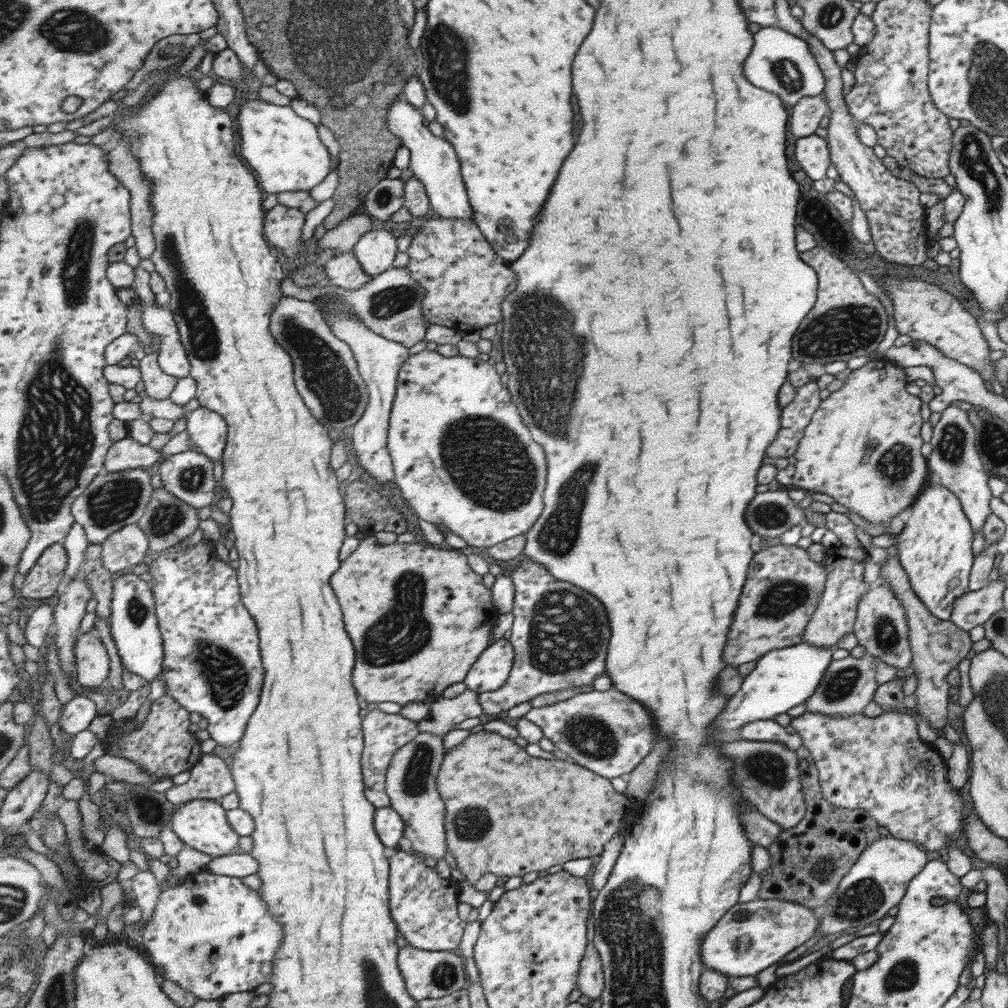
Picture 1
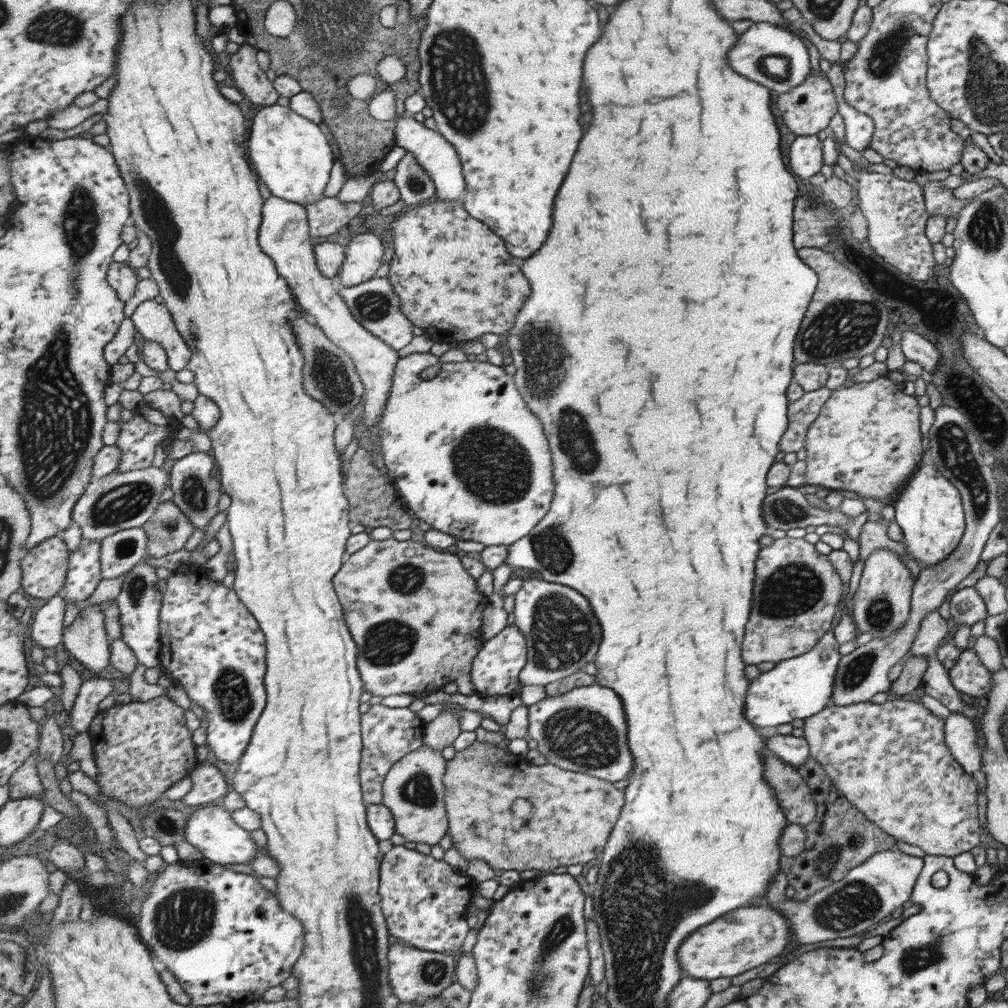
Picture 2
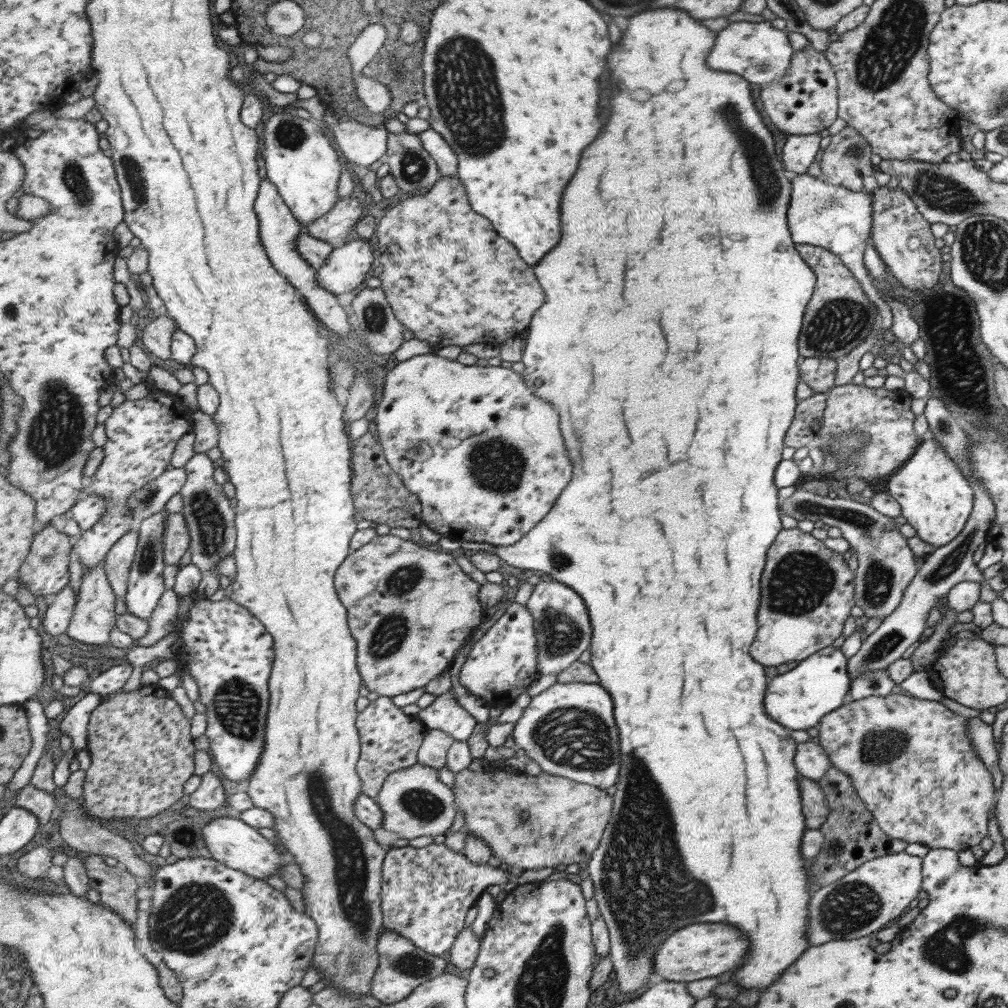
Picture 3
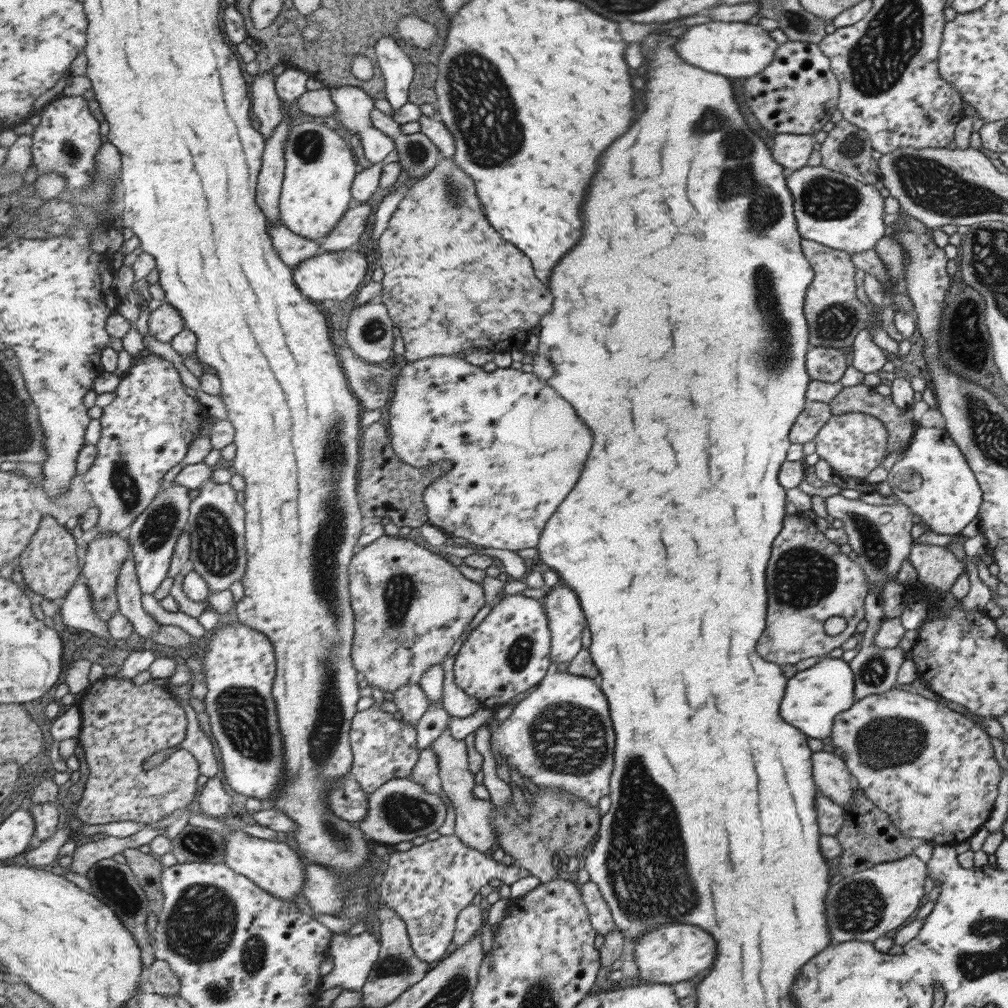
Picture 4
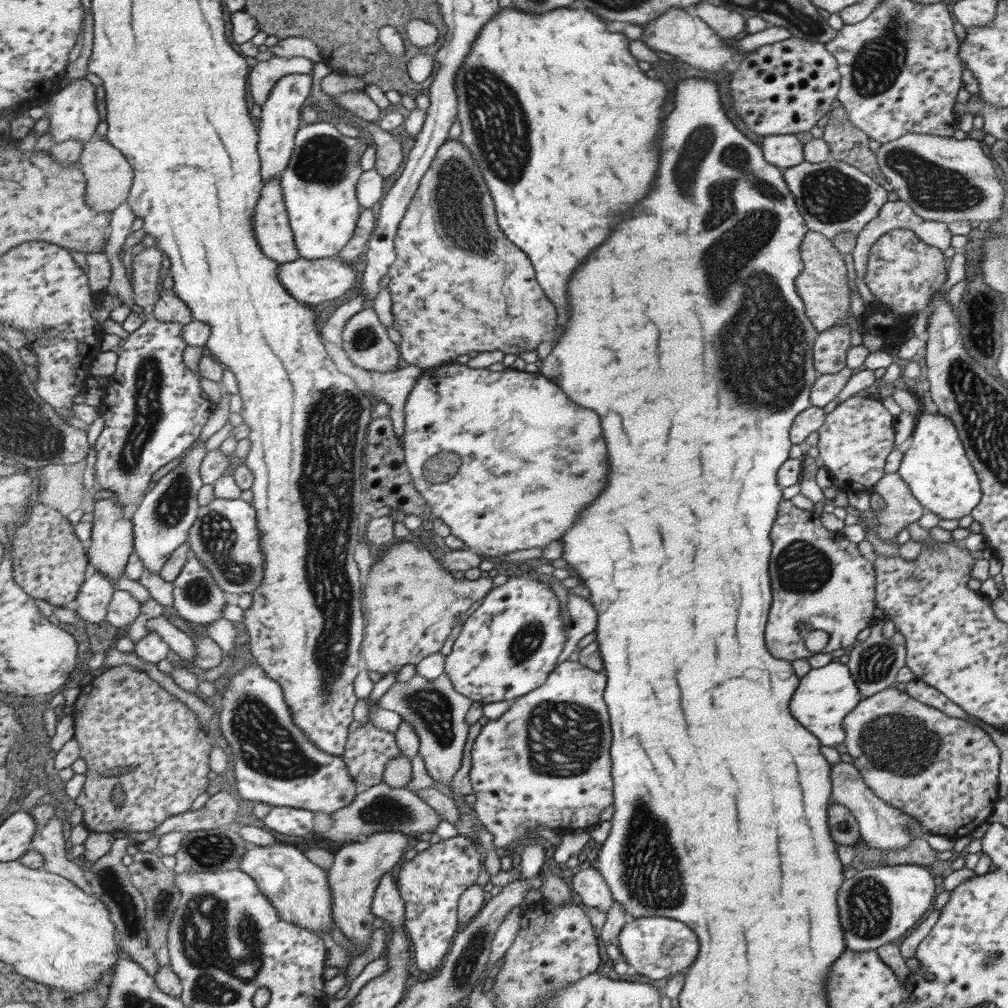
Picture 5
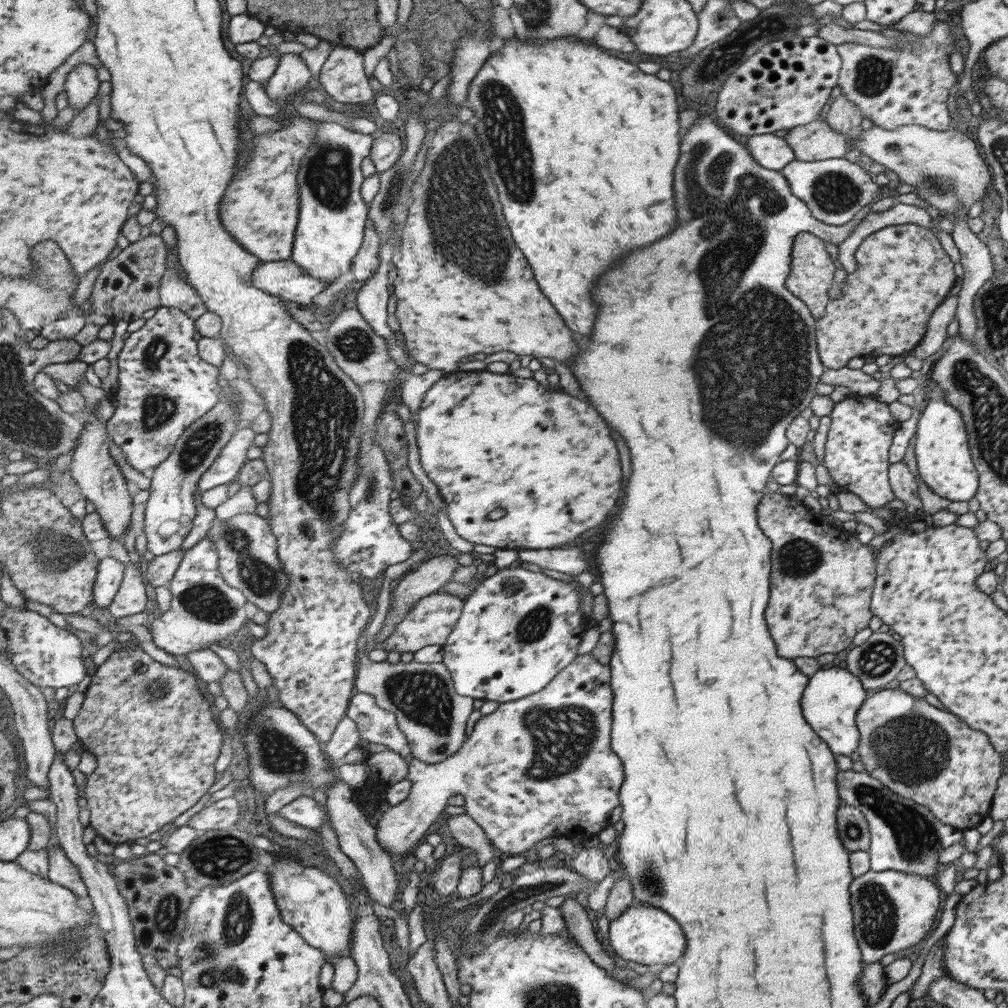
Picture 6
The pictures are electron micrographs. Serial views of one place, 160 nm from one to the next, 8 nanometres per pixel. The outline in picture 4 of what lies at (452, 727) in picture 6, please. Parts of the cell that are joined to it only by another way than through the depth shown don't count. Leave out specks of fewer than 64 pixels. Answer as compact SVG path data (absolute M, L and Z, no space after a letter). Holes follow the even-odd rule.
M451 721L447 723L445 733L431 746L440 758L442 787L446 796L455 808L455 834L471 848L487 852L491 846L498 845L498 836L492 823L495 807L489 800L480 800L473 797L475 788L475 773L470 769L468 746L465 740L457 740L451 735Z

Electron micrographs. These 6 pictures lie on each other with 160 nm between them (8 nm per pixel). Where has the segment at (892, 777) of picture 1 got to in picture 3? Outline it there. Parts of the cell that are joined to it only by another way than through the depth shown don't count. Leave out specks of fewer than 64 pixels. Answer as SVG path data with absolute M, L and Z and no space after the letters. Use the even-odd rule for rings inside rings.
M890 693L887 696L867 696L842 704L839 708L824 714L823 718L819 718L819 724L817 724L816 729L817 740L819 740L818 745L824 750L828 760L830 760L830 766L835 767L839 772L849 777L856 795L864 804L864 808L872 814L877 826L889 838L896 838L909 844L919 842L919 844L925 844L929 849L947 849L958 853L959 851L967 851L971 846L979 844L981 839L987 836L987 812L993 809L995 797L991 773L972 751L972 746L967 736L967 720L947 709L939 701L921 700L911 696Z

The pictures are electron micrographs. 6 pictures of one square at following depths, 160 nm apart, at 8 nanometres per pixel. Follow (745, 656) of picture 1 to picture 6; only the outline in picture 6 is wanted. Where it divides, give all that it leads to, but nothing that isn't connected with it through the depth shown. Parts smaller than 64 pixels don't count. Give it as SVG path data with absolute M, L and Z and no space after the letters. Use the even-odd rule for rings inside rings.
M764 491L756 506L757 526L770 540L771 580L764 620L774 642L776 654L785 659L799 657L817 658L823 654L843 655L852 638L865 629L871 621L869 602L874 583L876 556L879 550L871 550L859 543L856 533L837 530L825 521L821 513L806 509L791 496Z

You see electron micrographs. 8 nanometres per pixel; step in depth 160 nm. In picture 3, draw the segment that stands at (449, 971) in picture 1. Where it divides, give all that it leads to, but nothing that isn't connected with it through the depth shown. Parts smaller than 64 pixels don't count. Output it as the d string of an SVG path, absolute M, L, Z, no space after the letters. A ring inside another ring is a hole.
M392 930L383 933L378 944L380 965L372 984L373 996L381 1004L391 1005L409 998L424 982L441 976L447 970L447 960L439 955L429 954L415 946L415 943Z

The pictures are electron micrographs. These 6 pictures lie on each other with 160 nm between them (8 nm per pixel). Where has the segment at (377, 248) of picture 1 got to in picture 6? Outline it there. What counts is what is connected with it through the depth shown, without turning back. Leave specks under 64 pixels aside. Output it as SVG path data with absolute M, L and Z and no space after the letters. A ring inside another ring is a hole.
M292 258L263 262L254 274L254 285L300 307L311 304L313 298L325 292L328 286L323 279L315 278Z

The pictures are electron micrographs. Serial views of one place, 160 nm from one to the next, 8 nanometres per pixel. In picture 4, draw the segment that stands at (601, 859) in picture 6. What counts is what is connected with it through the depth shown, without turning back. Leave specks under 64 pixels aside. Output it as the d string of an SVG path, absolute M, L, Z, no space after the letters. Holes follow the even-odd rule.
M591 880L583 884L581 890L582 897L590 910L590 919L594 929L606 938L616 928L608 902L603 898L599 886Z

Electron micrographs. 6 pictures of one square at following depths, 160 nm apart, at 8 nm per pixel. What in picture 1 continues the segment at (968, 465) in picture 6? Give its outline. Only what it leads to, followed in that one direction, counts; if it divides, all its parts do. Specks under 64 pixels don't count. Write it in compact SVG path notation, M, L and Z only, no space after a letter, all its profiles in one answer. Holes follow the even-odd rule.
M934 479L912 502L911 515L904 528L896 535L898 561L903 567L911 591L925 606L925 609L938 620L947 621L951 617L951 607L958 597L968 592L968 574L972 565L970 522L962 511L958 498Z

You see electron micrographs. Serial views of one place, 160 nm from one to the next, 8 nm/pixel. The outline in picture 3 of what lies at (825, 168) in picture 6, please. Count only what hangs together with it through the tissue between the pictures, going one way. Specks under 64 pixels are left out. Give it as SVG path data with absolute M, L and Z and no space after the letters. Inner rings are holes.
M807 174L791 175L786 223L794 245L820 247L839 257L852 272L853 278L860 284L865 296L877 307L877 314L881 318L880 325L885 331L891 328L892 312L872 285L862 262L862 256L871 238L871 199L872 194L866 190L853 192Z

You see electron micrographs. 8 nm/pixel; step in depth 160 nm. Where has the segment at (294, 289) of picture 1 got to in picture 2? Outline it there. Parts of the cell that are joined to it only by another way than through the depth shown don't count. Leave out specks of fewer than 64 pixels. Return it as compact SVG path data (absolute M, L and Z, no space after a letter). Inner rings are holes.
M374 277L359 286L339 286L340 295L347 301L353 316L375 336L382 338L396 351L400 351L414 341L415 325L402 310L402 298L395 290L394 284L387 277Z

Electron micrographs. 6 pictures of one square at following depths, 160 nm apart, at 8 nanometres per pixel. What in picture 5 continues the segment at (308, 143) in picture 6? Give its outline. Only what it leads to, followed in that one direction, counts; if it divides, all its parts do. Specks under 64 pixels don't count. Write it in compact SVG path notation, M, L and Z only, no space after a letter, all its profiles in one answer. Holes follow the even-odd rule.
M277 177L263 184L262 198L254 214L254 227L263 252L278 263L285 264L301 259L302 255L290 223L281 182L282 178Z

